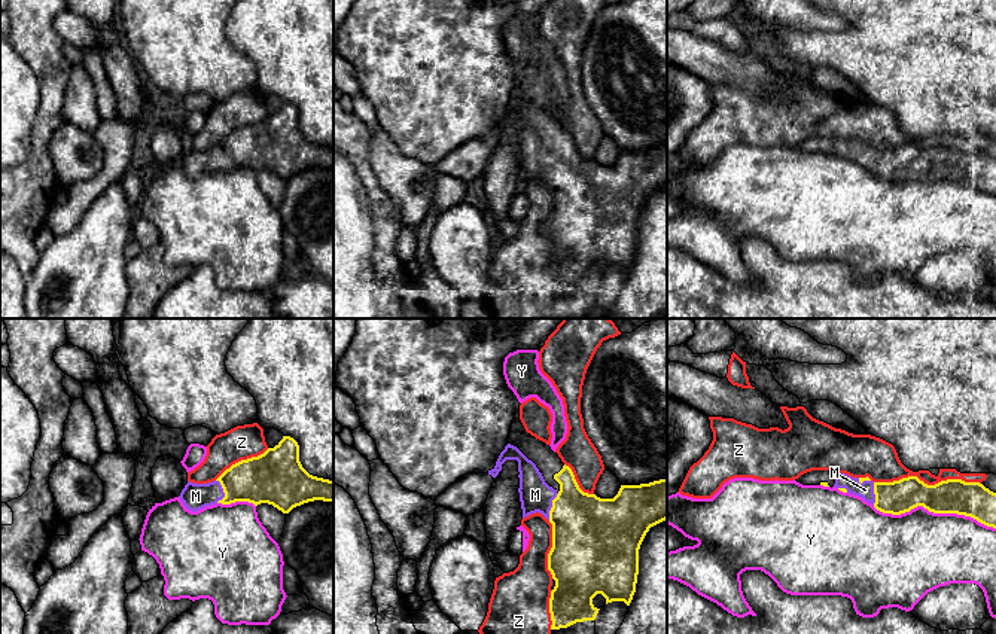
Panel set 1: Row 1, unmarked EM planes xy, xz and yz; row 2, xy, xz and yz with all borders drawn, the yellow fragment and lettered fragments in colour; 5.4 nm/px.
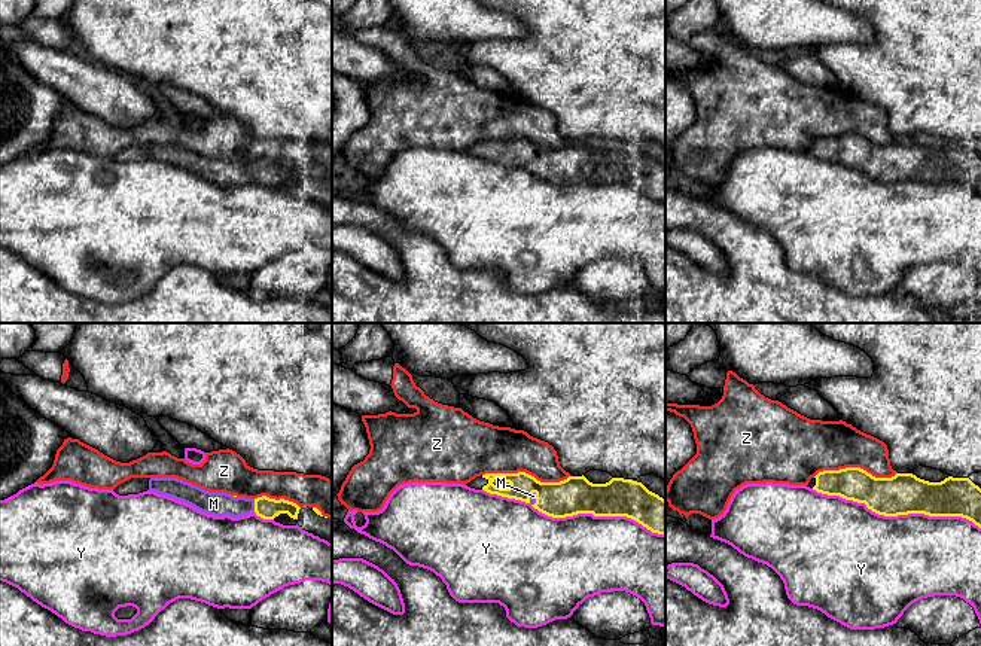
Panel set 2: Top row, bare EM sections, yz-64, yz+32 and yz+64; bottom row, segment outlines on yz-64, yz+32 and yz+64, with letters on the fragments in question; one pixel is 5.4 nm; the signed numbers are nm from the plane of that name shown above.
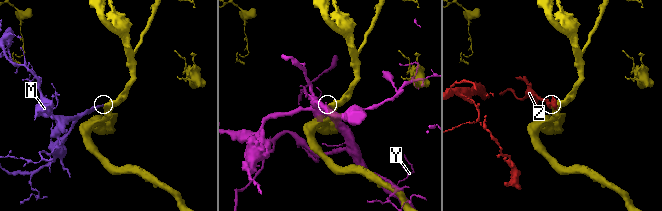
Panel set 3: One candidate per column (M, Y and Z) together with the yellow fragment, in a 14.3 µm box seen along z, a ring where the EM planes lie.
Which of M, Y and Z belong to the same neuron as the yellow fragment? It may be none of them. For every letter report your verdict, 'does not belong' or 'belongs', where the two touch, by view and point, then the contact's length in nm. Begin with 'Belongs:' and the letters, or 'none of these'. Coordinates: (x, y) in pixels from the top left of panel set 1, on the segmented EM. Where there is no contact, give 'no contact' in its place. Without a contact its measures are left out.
Belongs: M
M: belongs | xz (553, 506) | 160 nm
Y: does not belong | yz (934, 512) | 700 nm
Z: does not belong | yz (926, 484) | 600 nm

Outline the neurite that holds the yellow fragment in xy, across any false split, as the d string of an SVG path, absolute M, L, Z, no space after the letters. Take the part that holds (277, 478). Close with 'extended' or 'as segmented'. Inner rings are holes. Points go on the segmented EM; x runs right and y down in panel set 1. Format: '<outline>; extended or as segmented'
M283 436L274 448L232 464L213 482L194 484L188 481L179 497L192 512L216 503L249 502L255 506L268 503L283 513L289 513L293 507L308 502L333 502L333 481L310 475L299 461L298 442L290 436Z; extended

